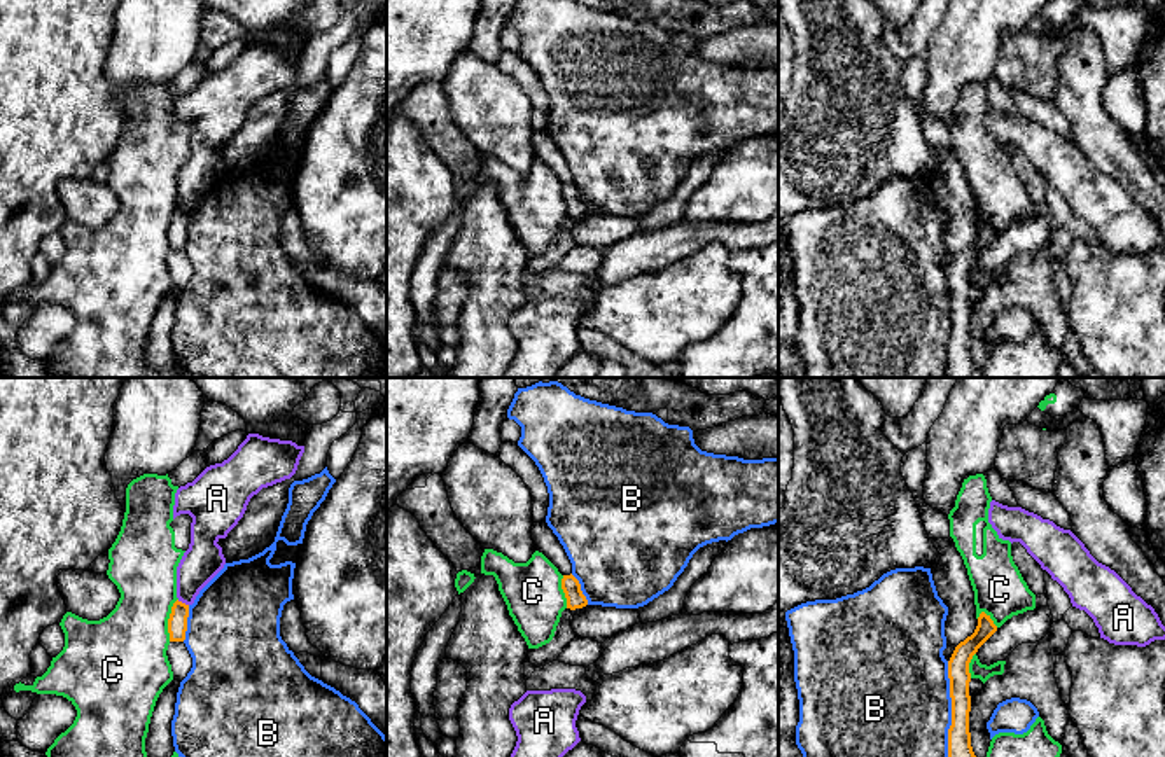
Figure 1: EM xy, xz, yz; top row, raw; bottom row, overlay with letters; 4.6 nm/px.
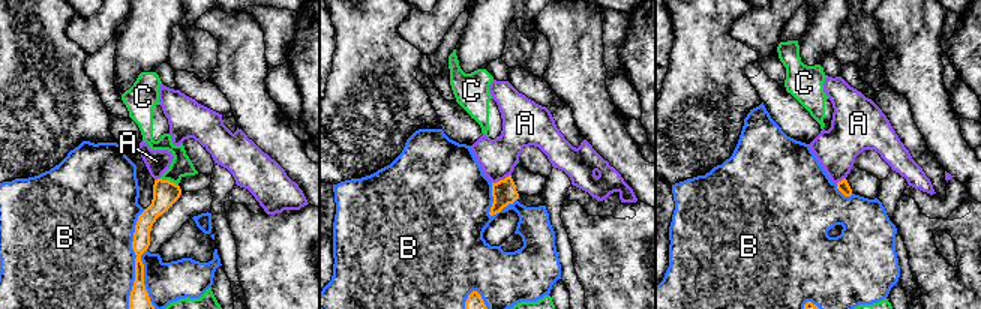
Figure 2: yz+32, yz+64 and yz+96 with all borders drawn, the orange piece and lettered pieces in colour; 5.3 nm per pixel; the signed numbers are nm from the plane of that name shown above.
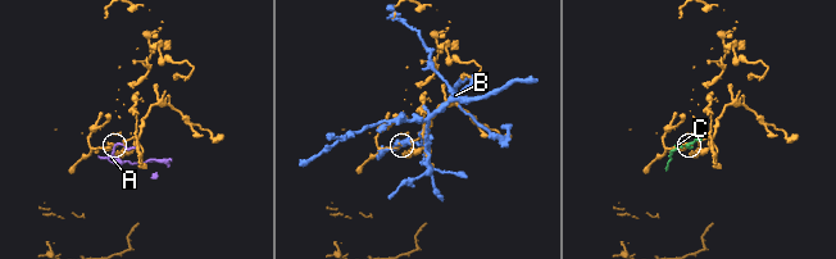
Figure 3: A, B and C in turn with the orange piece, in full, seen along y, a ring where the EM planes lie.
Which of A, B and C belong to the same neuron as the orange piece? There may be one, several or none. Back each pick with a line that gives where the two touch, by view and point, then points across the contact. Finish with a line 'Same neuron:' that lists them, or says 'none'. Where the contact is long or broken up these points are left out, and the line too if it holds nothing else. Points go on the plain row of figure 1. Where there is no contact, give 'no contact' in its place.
Same neuron: none

